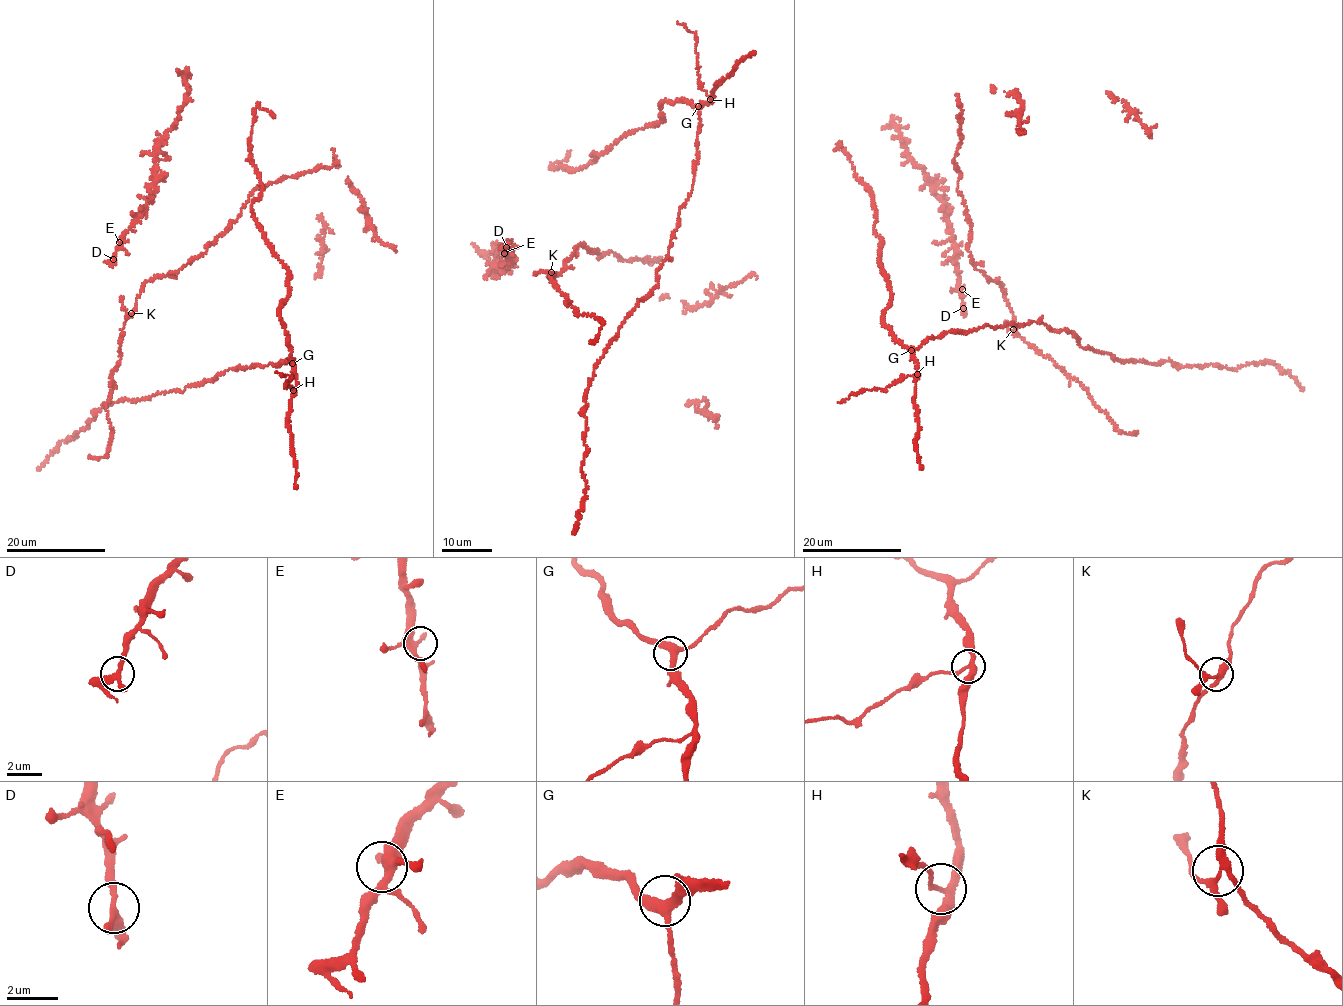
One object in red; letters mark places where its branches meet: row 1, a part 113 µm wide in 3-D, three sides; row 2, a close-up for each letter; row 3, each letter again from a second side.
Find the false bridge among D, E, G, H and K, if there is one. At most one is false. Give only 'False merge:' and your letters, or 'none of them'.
False merge: H

